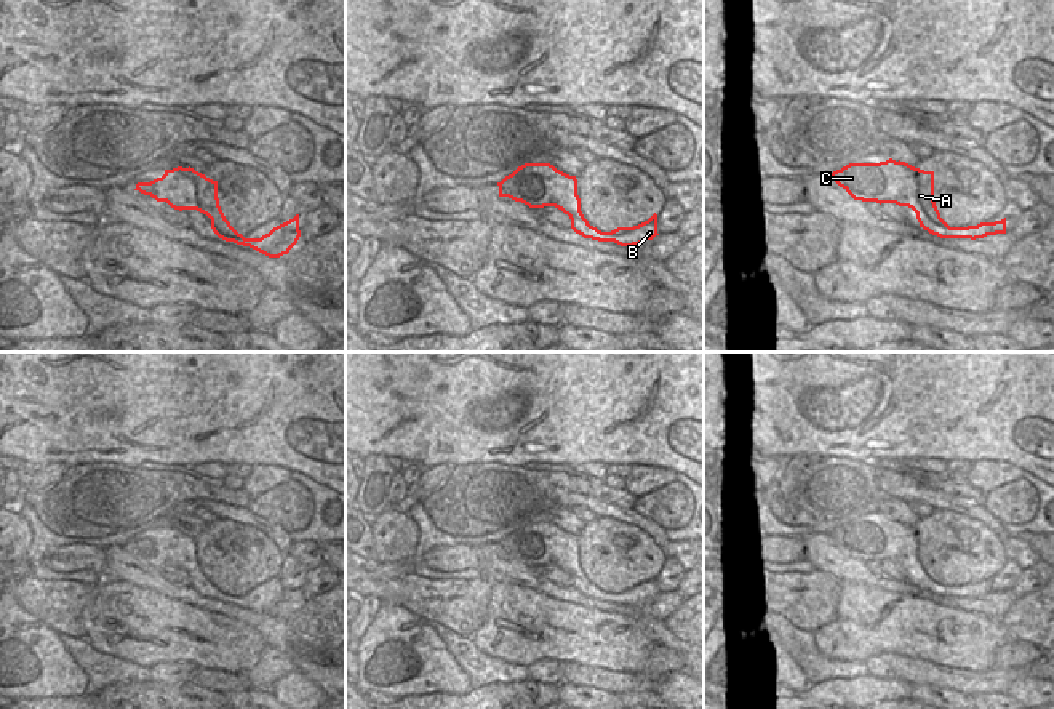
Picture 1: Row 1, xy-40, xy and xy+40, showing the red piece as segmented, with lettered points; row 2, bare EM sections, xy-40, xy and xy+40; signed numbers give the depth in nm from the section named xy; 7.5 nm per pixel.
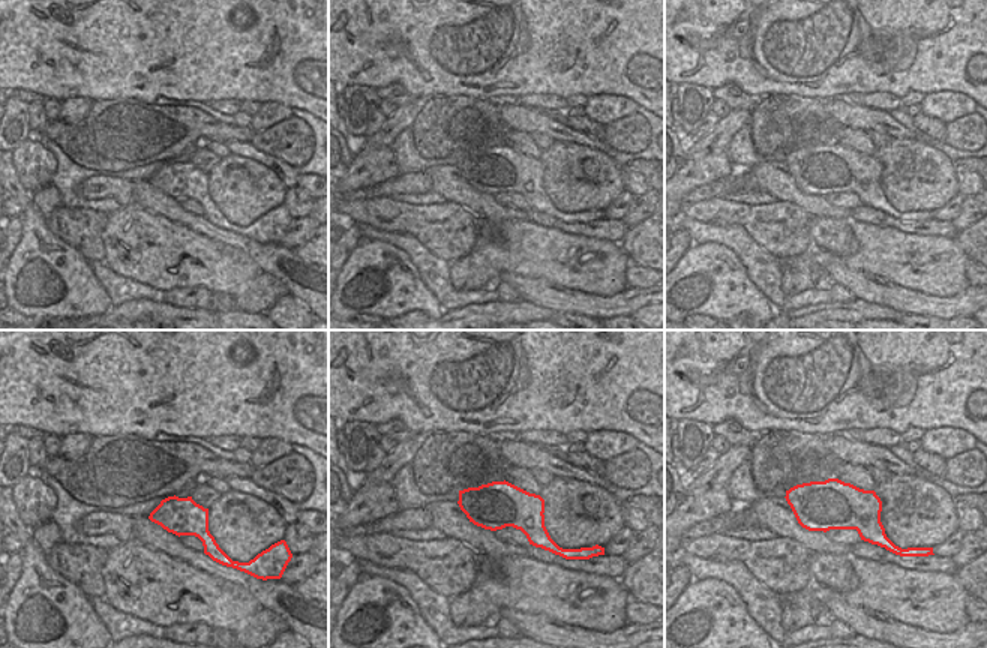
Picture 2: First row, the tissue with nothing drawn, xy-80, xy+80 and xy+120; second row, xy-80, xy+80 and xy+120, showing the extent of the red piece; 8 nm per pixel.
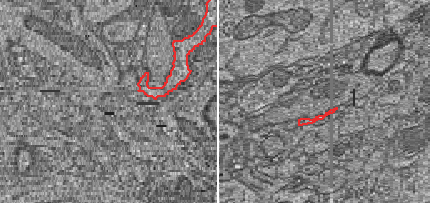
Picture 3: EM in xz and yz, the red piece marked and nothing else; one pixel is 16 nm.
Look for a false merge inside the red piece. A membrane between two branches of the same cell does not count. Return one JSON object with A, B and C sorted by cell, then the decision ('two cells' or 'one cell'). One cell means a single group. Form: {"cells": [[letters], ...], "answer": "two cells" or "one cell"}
{"cells": [["A", "B", "C"]], "answer": "one cell"}

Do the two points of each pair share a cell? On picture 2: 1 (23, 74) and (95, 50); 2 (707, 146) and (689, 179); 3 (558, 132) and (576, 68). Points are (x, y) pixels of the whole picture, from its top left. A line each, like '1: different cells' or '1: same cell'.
1: same cell
2: different cells
3: different cells

